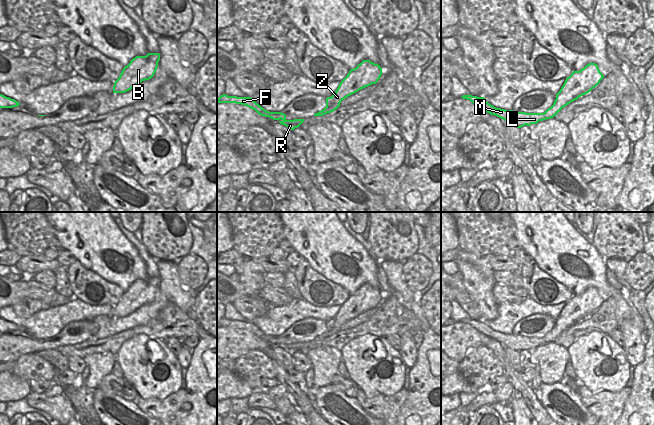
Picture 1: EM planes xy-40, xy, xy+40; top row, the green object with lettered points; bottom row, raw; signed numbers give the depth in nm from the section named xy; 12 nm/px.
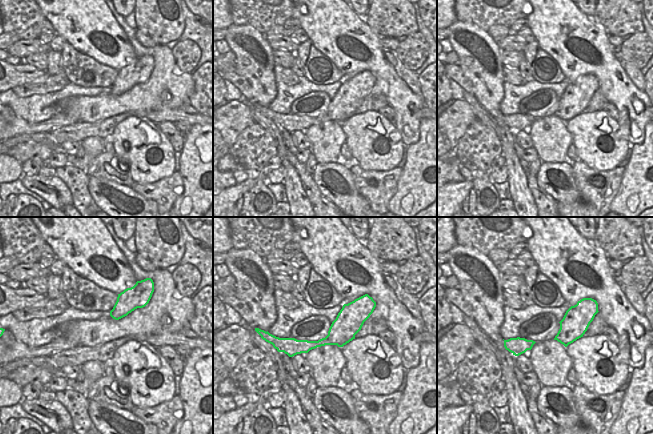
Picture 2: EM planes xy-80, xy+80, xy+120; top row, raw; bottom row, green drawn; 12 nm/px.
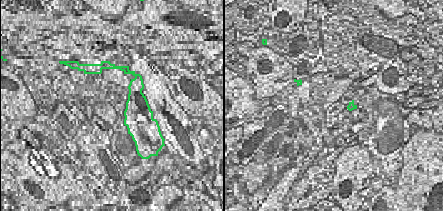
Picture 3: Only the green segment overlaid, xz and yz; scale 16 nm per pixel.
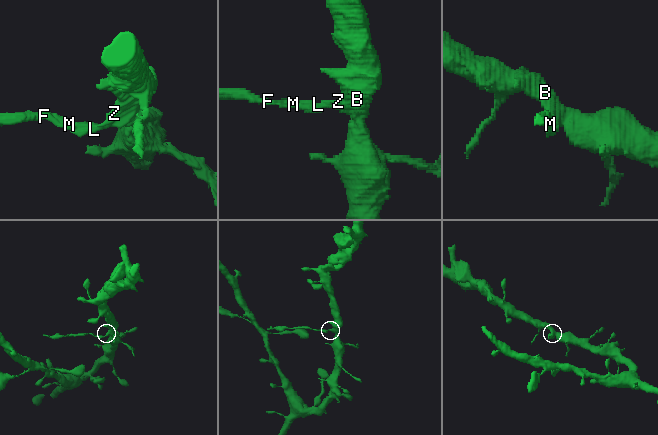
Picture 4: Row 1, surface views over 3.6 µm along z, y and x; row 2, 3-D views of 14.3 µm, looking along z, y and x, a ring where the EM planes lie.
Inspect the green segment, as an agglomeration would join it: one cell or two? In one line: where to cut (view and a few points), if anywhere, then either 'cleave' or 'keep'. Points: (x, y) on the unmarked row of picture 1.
cut xy+40 (542, 337), (546, 342); cleave

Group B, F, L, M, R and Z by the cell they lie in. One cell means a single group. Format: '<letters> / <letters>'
B Z / F L M R

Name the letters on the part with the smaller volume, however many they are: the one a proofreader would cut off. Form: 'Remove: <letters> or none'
Remove: F, L, M, R

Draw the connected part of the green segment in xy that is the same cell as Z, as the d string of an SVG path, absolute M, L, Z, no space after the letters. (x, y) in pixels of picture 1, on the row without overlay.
M363 284L356 292L349 295L347 300L340 306L335 317L326 322L326 331L318 338L325 339L335 335L342 324L365 311L376 308L381 299L382 292L380 289L370 284Z

